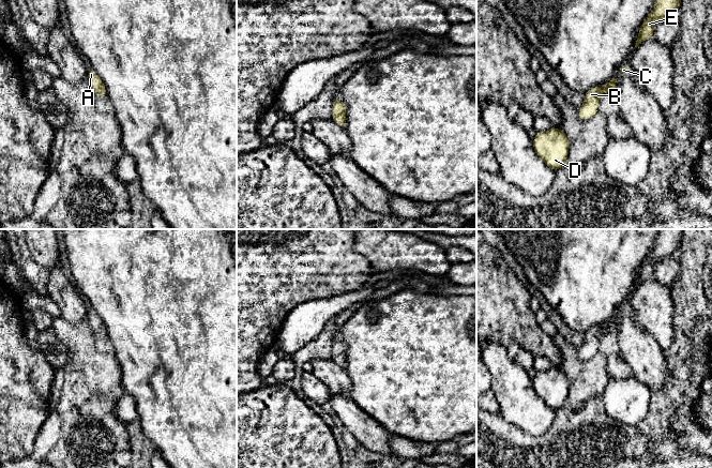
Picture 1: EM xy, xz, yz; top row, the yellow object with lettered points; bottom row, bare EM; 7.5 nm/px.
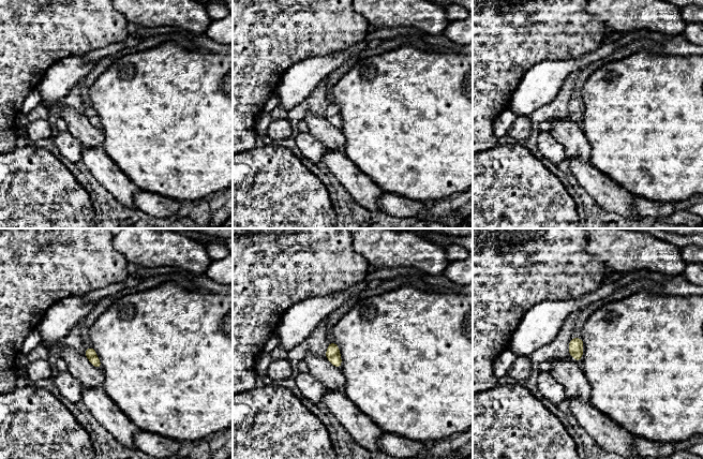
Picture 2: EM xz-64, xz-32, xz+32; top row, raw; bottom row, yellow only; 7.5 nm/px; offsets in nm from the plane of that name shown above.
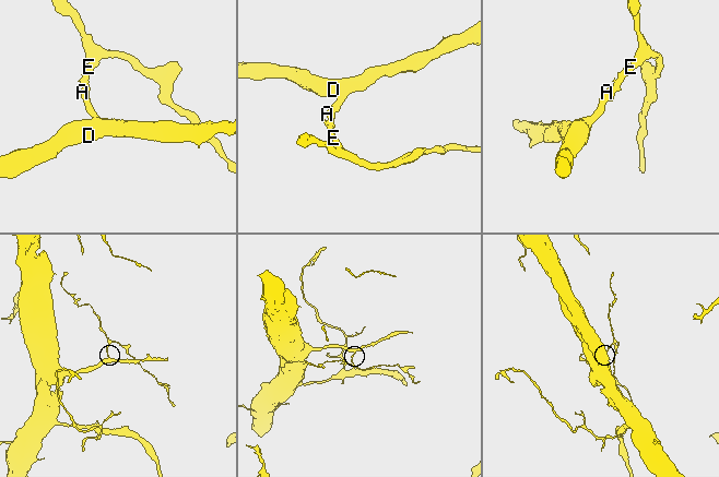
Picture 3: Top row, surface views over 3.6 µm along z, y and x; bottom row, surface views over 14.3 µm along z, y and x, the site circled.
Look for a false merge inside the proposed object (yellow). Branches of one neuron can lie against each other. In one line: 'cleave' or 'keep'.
keep

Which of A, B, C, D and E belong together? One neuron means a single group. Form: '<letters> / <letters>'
A B C D E

